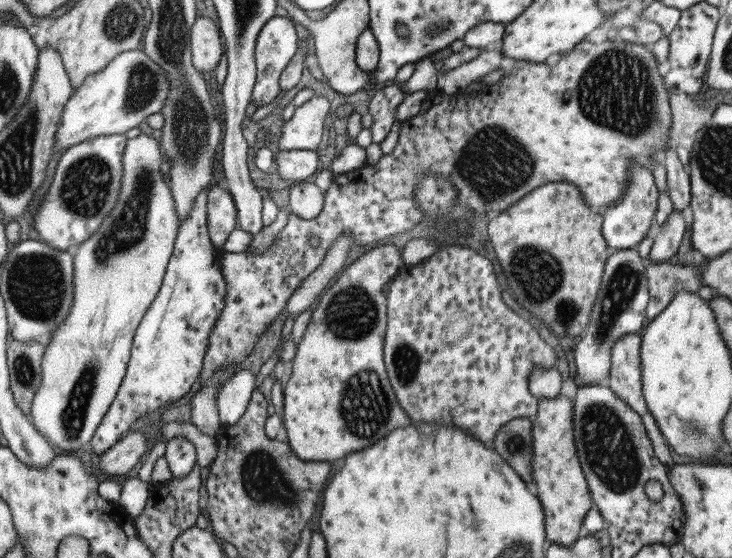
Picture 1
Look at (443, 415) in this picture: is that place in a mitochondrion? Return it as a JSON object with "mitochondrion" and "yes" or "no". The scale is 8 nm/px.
{"mitochondrion":"no"}

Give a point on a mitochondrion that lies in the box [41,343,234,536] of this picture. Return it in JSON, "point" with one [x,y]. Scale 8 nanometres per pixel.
{"point":[73,420]}

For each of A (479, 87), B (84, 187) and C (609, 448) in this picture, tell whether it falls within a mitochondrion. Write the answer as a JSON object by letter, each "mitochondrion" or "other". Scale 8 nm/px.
{"A":"other","B":"mitochondrion","C":"mitochondrion"}

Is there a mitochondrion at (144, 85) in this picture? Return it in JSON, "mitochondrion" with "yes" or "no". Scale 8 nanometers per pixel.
{"mitochondrion":"yes"}

